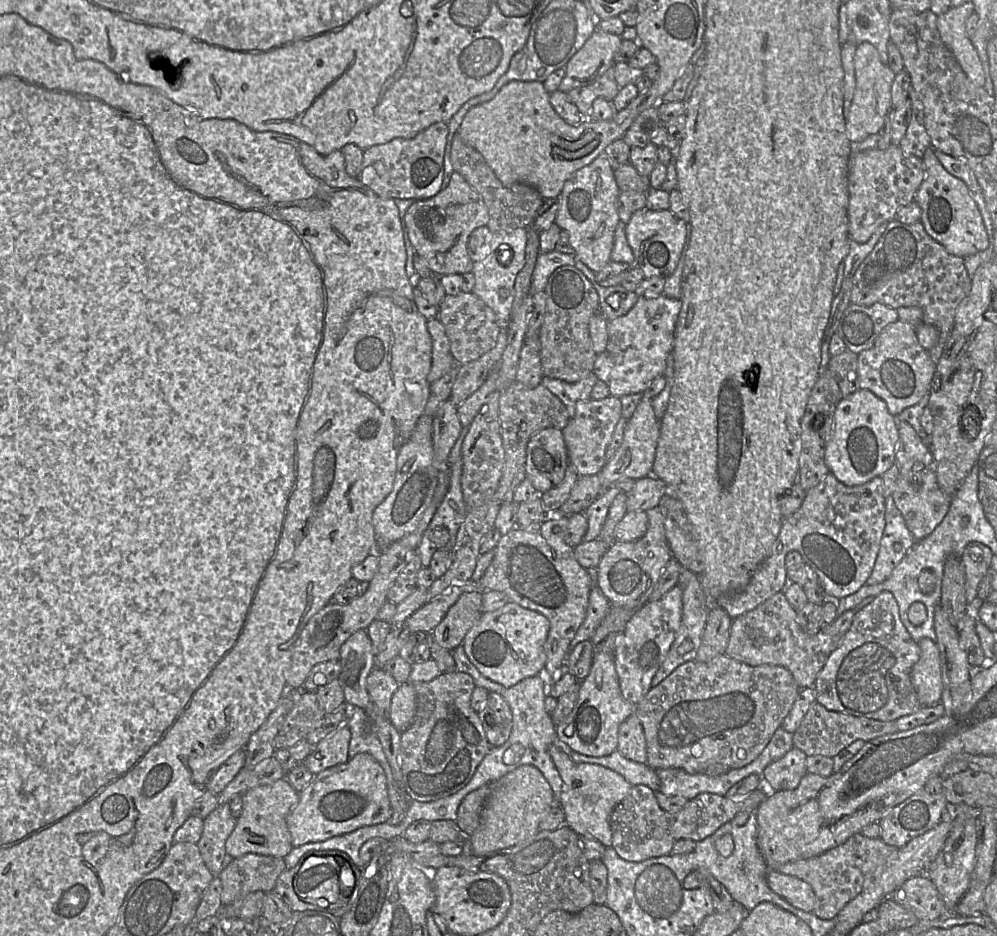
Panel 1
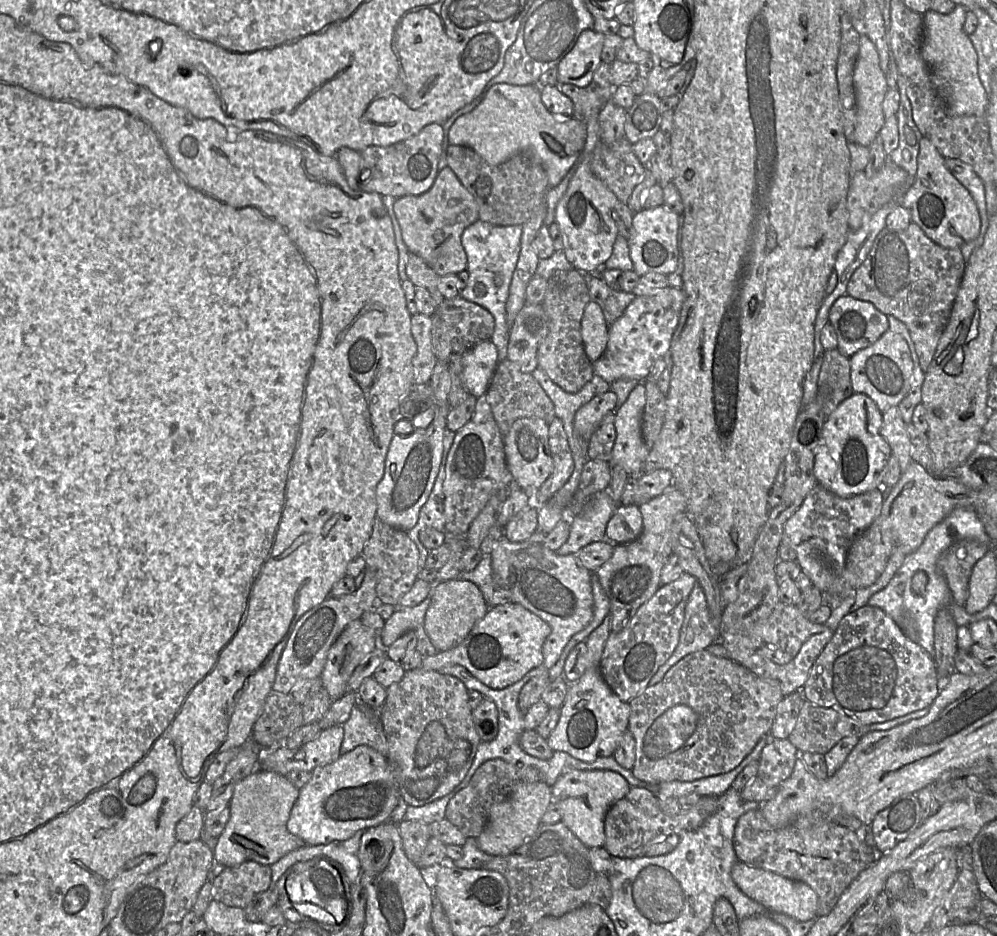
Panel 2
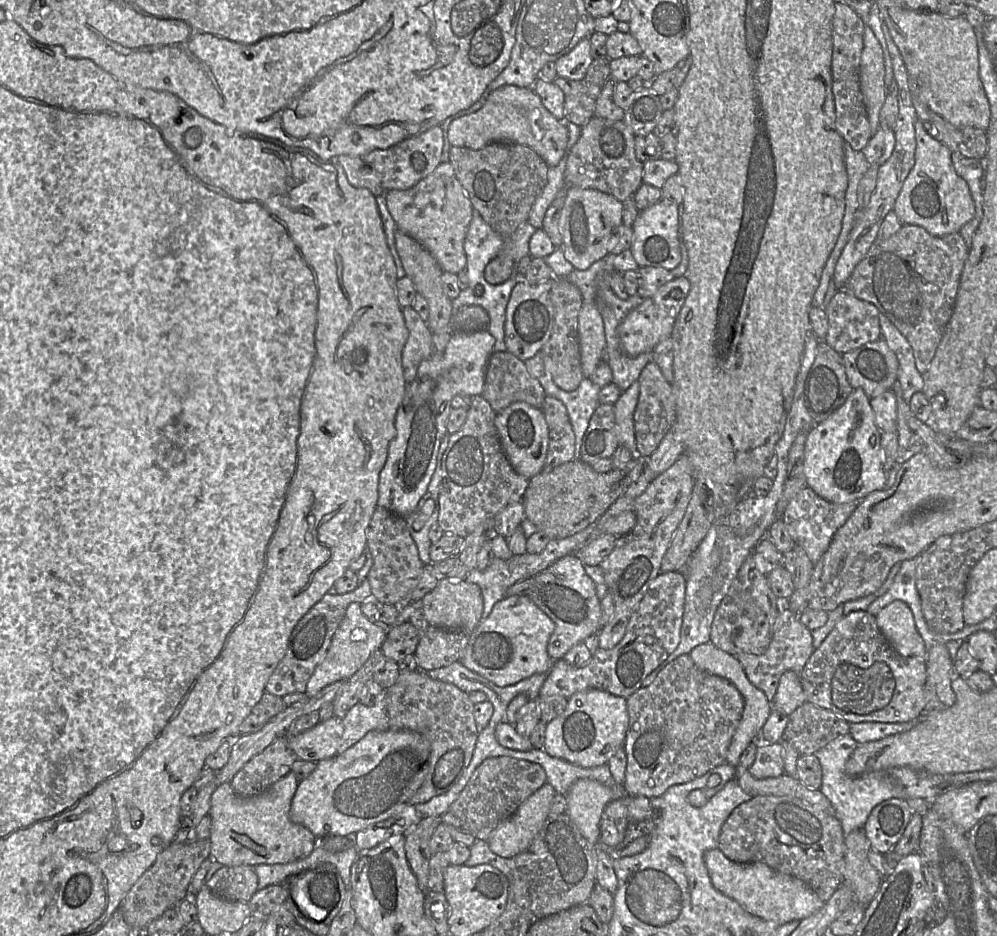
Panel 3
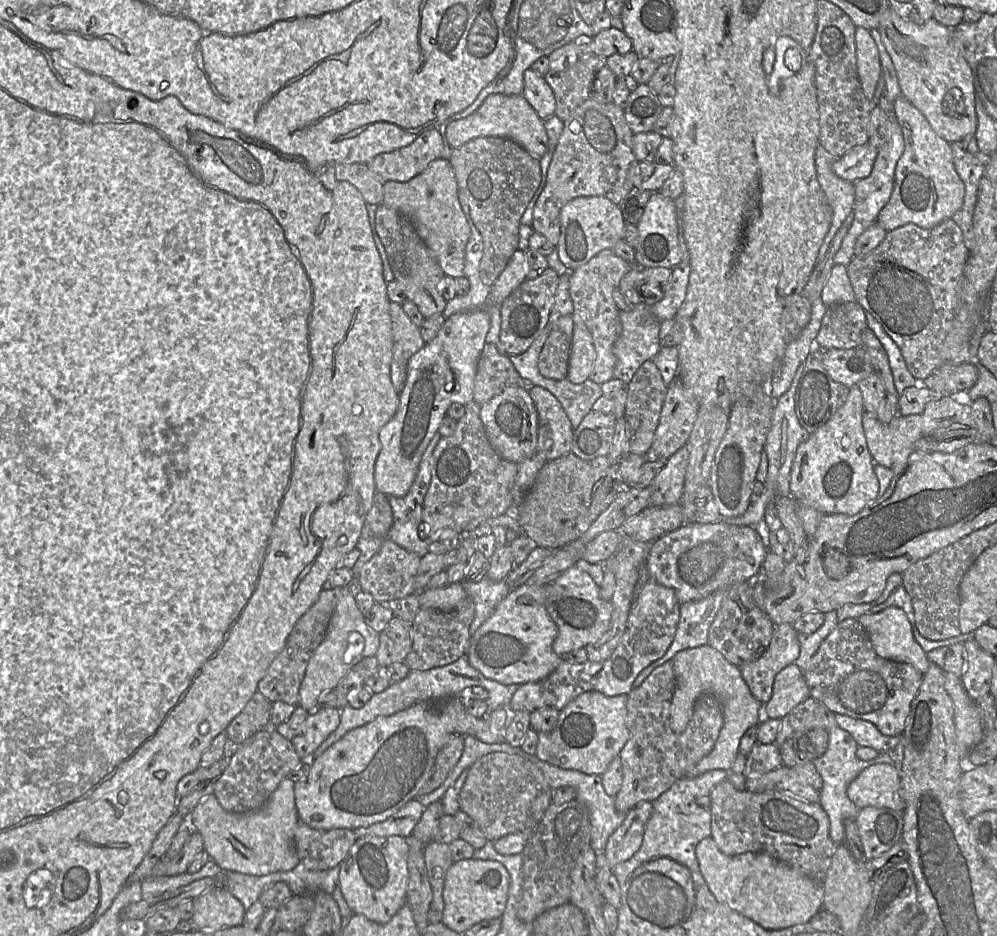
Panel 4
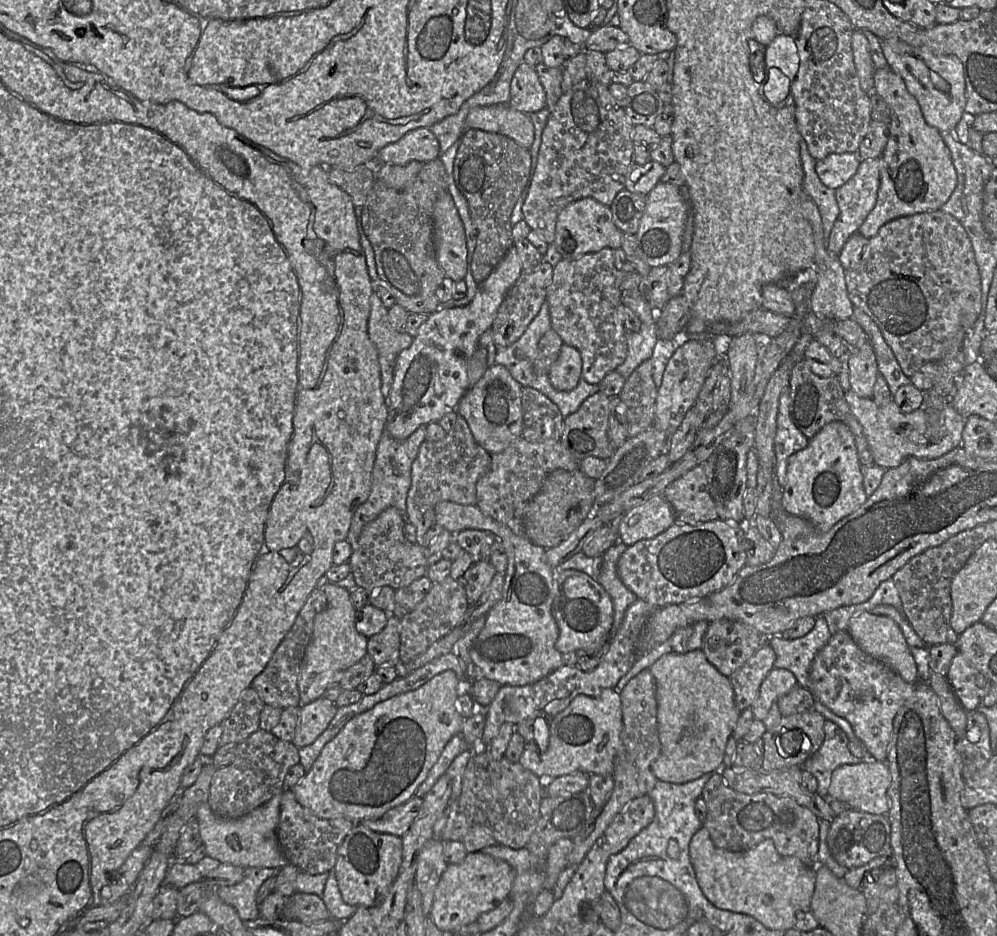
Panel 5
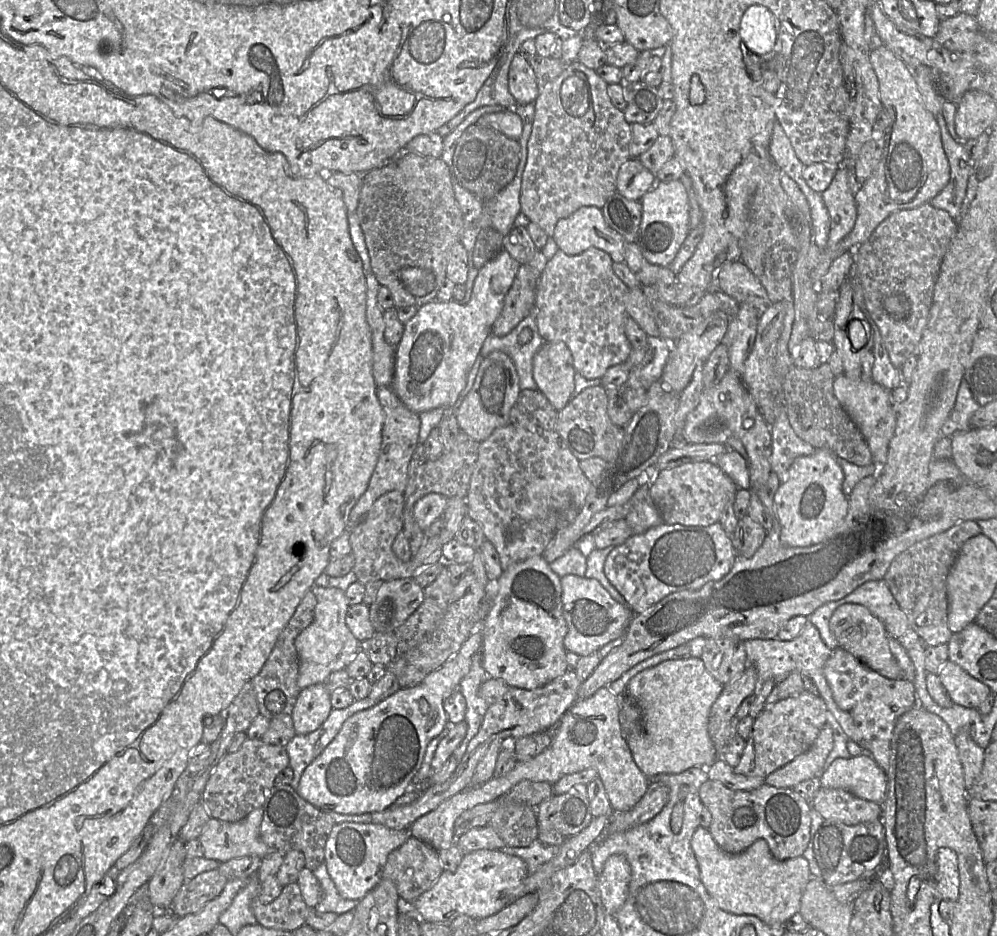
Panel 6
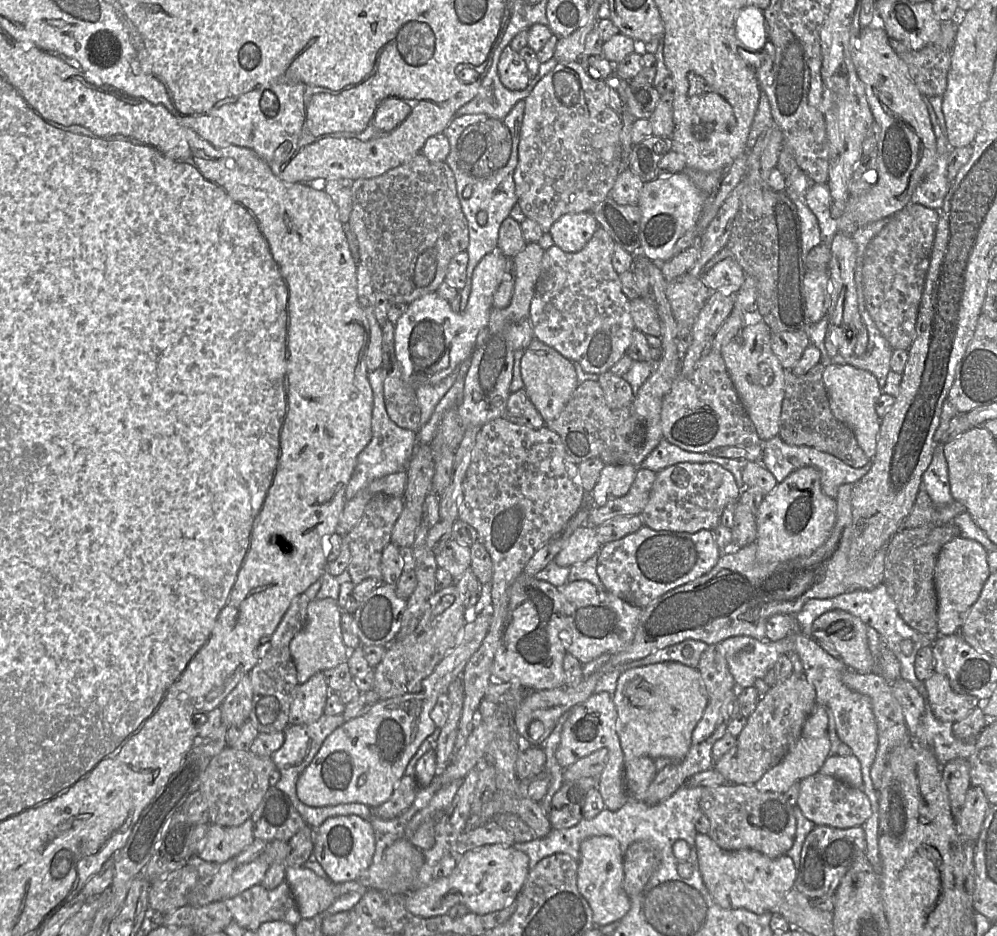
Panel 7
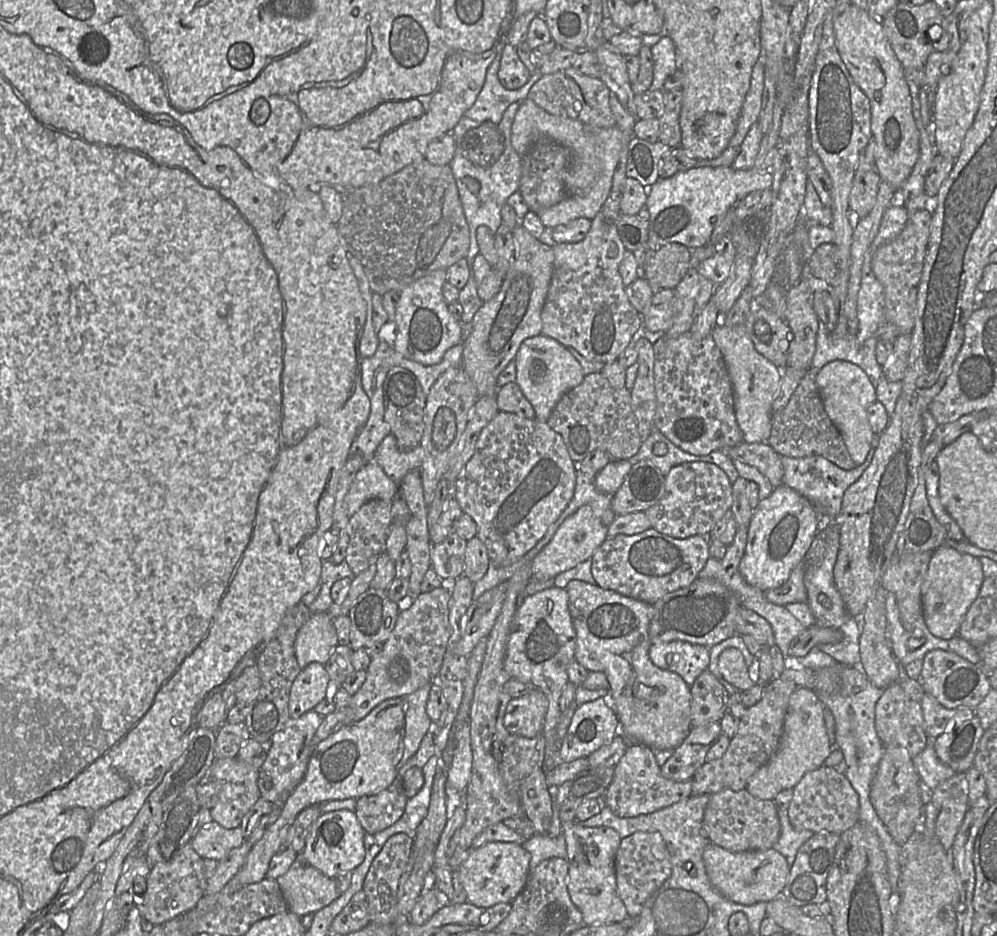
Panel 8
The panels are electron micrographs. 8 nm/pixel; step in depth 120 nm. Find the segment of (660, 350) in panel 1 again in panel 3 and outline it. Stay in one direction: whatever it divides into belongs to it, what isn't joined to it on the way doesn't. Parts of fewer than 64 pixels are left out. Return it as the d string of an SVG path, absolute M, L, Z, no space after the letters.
M686 276L673 278L662 285L653 296L643 299L640 305L632 309L617 328L619 346L622 352L629 356L651 352L659 342L671 337L676 317L683 306L689 289L690 282Z

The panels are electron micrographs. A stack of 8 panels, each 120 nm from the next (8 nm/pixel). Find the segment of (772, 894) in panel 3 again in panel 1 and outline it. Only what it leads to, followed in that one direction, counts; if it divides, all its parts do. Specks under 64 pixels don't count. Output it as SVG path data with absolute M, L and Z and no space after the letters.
M768 870L766 880L769 888L792 906L805 912L813 912L815 893L810 884L795 876Z

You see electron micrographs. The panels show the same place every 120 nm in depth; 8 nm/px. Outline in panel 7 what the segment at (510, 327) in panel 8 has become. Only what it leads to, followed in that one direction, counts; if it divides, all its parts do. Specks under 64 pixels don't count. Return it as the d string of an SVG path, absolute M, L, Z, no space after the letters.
M537 242L527 243L525 248L511 260L514 274L514 291L509 305L503 309L493 308L487 324L487 336L470 356L470 365L465 374L462 403L458 414L465 428L482 427L487 422L502 417L511 393L514 353L526 349L534 339L530 319L530 306L541 272L544 250Z

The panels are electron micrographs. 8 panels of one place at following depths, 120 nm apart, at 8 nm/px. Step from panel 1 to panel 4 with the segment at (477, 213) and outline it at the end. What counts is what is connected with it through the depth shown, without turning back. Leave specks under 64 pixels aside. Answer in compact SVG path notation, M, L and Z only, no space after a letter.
M449 160L432 161L408 181L386 181L382 203L410 220L444 275L454 279L464 276L466 245L471 230L458 199L458 185Z

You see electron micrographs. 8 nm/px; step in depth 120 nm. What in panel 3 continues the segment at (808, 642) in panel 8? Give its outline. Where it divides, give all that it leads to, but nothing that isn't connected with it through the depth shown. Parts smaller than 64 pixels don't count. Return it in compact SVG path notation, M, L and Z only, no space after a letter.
M895 600L875 617L882 634L897 653L903 657L926 660L928 653L925 642L916 628L913 613L905 602Z

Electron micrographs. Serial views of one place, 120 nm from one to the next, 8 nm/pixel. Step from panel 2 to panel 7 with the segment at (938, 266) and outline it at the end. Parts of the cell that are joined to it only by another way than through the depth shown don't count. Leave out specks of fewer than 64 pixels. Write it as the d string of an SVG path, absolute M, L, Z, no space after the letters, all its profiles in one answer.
M910 203L891 217L866 248L863 264L865 306L893 350L908 351L914 341L938 221L936 209Z

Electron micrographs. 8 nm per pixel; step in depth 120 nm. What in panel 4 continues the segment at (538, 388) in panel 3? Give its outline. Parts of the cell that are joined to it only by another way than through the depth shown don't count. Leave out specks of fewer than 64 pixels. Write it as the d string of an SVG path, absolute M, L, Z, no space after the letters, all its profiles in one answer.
M485 343L477 363L473 401L485 404L510 386L528 387L511 362L493 343Z

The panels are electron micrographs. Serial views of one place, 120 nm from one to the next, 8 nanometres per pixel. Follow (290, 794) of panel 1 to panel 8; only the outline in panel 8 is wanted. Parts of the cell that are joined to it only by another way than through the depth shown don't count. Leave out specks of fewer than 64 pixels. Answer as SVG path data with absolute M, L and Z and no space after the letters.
M212 821L202 826L190 843L195 852L203 859L220 861L231 849L239 847L244 841L240 826L225 828Z

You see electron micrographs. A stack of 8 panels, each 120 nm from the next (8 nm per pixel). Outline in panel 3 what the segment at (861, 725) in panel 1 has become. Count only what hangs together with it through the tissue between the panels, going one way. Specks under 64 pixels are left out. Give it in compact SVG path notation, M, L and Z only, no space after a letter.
M806 701L789 715L784 738L800 755L814 754L849 731L850 723L840 715Z

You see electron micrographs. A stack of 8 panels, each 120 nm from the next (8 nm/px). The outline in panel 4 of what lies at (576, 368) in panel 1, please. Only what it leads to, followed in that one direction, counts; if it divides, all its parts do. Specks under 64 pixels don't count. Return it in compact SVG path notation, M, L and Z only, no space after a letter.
M572 315L562 316L553 324L538 358L539 372L545 378L566 379L573 331Z

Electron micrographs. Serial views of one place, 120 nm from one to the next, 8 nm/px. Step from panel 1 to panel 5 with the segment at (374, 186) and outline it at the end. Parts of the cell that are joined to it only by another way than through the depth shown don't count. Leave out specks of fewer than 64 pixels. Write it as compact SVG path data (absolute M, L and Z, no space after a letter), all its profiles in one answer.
M418 128L382 148L376 156L376 165L406 165L411 161L426 163L439 158L440 154L439 142L432 131Z

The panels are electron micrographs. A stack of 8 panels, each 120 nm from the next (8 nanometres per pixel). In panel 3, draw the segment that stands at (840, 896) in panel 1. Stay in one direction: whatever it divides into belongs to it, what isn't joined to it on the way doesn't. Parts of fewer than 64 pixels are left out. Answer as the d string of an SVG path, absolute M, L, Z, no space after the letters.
M757 795L738 805L722 825L719 849L738 863L762 862L808 884L827 902L844 882L845 835L840 821L825 810L790 796Z

